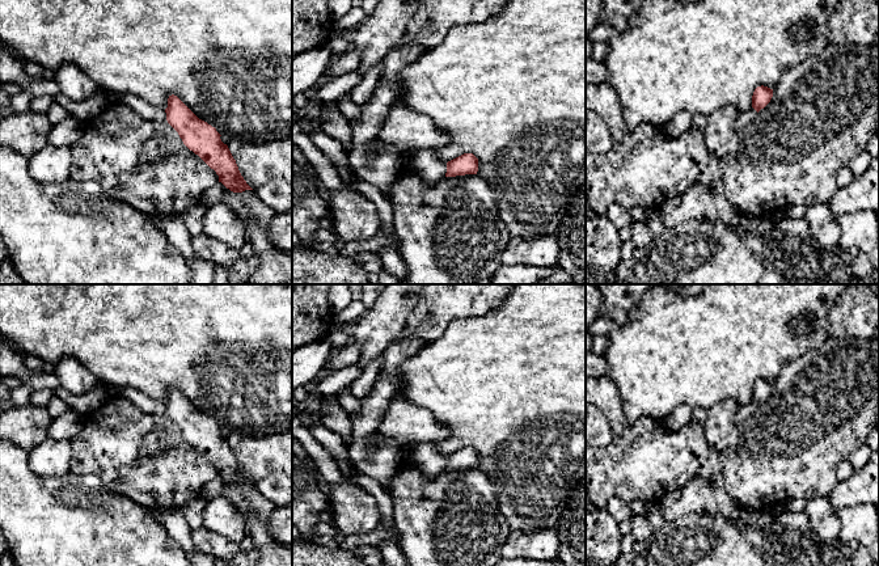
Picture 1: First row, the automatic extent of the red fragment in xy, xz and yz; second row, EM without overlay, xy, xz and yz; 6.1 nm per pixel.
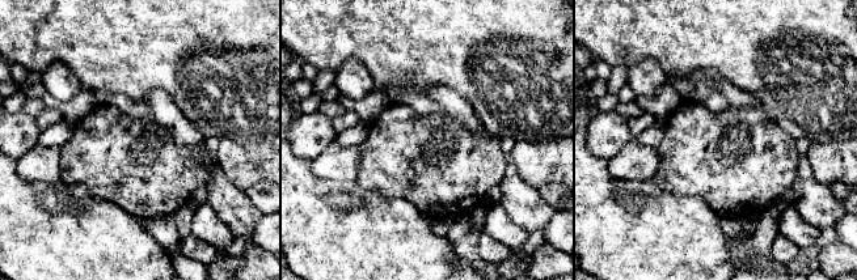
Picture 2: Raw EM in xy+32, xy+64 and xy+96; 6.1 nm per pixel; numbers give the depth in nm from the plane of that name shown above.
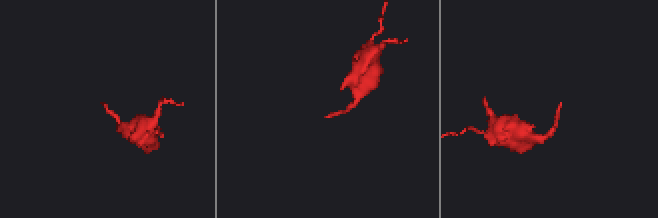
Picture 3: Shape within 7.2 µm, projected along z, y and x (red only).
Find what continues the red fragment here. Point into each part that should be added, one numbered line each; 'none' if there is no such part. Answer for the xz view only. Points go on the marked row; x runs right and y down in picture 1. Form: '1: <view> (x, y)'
1: xz (426, 164)

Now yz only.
1: yz (747, 117)

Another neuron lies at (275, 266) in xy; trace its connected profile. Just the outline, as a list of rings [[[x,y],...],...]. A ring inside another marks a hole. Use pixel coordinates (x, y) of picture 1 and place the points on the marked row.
[[[269,250],[258,259],[250,284],[292,284],[292,259],[282,250]]]

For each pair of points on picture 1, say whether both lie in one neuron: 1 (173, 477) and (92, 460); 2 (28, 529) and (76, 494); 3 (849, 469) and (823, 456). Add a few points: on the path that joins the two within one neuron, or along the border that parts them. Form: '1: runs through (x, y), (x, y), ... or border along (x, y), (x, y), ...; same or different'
1: runs through (153, 469), (131, 469), (122, 460), (112, 460); same
2: runs through (39, 529), (64, 506); same
3: border along (848, 459), (842, 459), (836, 467), (839, 481); different

